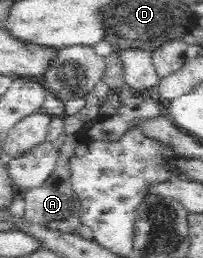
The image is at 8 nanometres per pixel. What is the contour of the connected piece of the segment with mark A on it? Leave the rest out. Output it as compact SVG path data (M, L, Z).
M68 135L58 150L54 172L40 186L19 192L26 202L24 218L28 222L60 230L64 233L76 233L79 224L81 224L82 208L76 198L77 194L73 192L73 186L71 185L69 160L75 153L78 143L76 135Z

